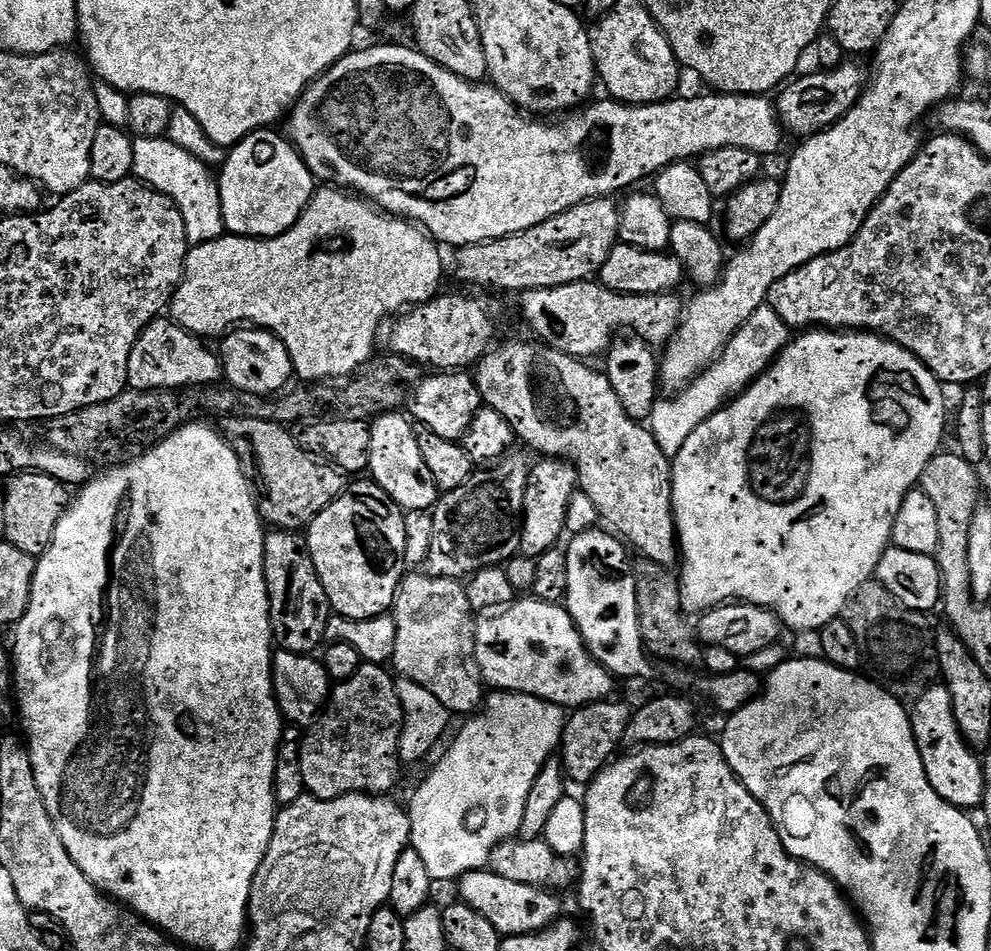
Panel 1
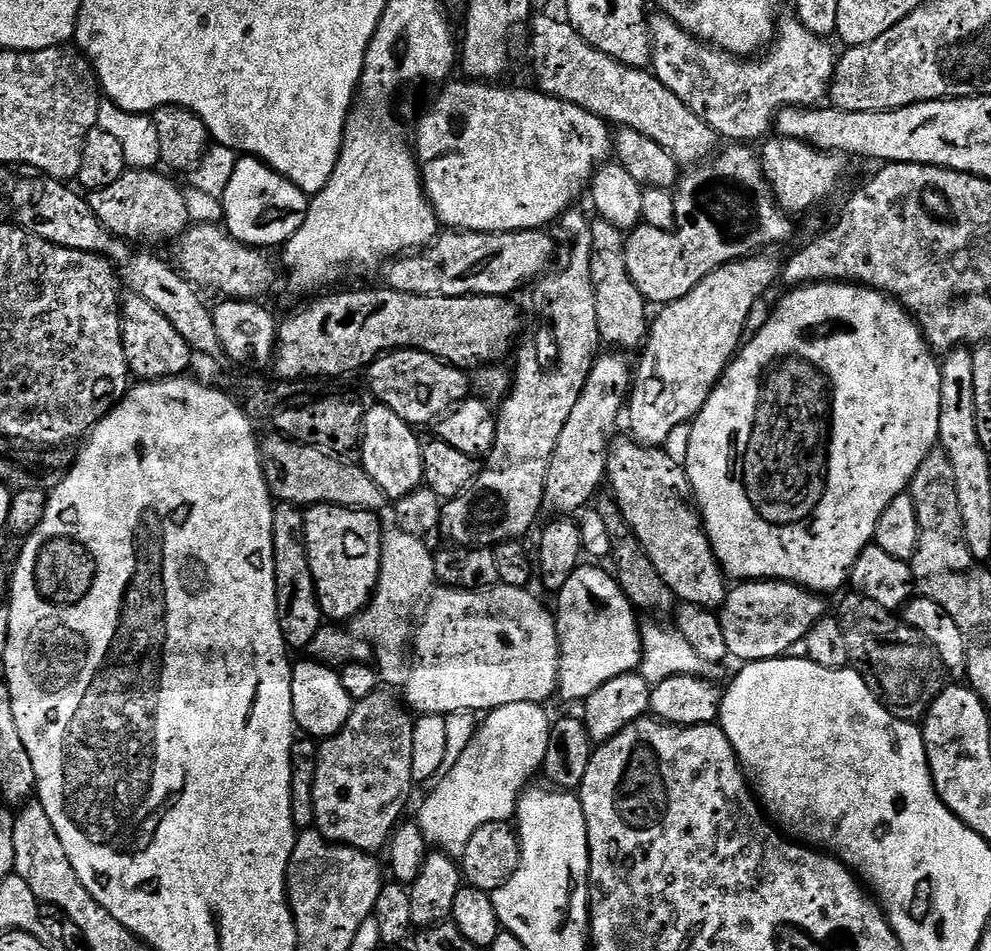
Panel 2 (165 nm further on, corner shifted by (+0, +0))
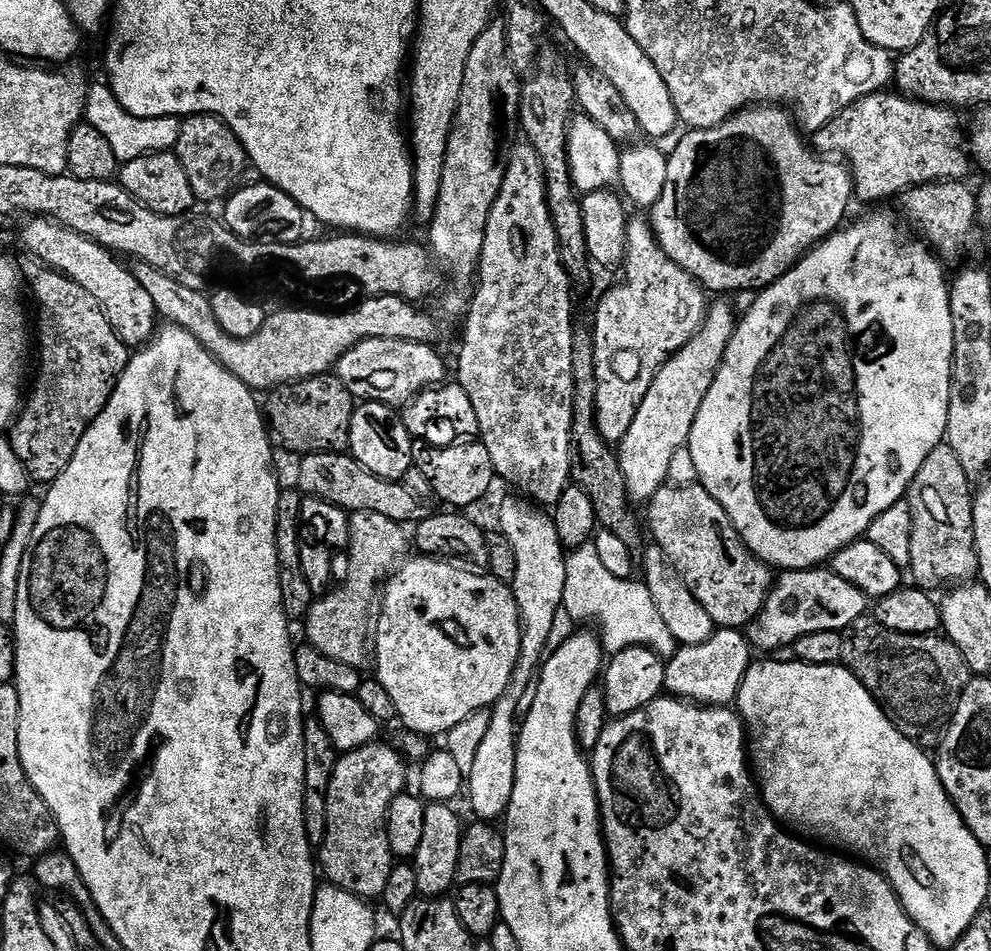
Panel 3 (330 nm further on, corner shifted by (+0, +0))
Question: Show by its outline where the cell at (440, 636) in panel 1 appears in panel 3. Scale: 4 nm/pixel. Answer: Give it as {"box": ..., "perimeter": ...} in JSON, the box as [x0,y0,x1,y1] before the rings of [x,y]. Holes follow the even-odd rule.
{"box":[302,510,410,670],"perimeter":[[[371,510],[349,515],[346,545],[348,573],[336,589],[333,587],[319,598],[313,599],[312,609],[302,621],[304,632],[308,635],[305,636],[307,643],[317,648],[326,658],[334,658],[334,662],[342,662],[351,668],[364,670],[367,669],[367,664],[369,667],[370,625],[374,620],[378,593],[382,583],[396,571],[410,552],[410,536],[404,531],[405,525],[385,518],[382,514],[374,514]]]}

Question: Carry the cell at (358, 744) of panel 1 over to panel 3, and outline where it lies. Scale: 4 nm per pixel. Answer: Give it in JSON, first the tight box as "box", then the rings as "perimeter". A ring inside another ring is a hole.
{"box":[318,743,409,902],"perimeter":[[[380,743],[355,748],[337,759],[326,790],[324,840],[318,846],[318,864],[323,875],[328,875],[327,883],[369,902],[383,897],[390,878],[394,857],[388,837],[388,811],[390,802],[405,791],[409,767],[399,747]]]}

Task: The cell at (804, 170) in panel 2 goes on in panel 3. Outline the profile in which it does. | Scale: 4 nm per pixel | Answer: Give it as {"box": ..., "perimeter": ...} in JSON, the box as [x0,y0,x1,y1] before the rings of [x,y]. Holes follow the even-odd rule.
{"box":[810,90,970,204],"perimeter":[[[881,90],[846,106],[846,110],[826,122],[822,130],[811,133],[810,144],[817,153],[831,154],[847,162],[854,181],[855,199],[864,204],[876,204],[891,196],[899,197],[908,189],[923,184],[960,182],[965,179],[970,156],[966,151],[965,129],[964,132],[960,129],[960,120],[956,116],[959,115],[943,104],[925,104],[922,100],[909,100],[892,90]]]}

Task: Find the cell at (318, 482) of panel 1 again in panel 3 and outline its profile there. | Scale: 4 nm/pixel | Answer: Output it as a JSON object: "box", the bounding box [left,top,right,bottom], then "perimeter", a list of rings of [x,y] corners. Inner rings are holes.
{"box":[299,452,426,525],"perimeter":[[[323,452],[313,456],[303,457],[300,464],[299,491],[305,497],[324,500],[344,509],[351,514],[362,510],[371,510],[374,514],[382,514],[394,522],[407,525],[408,520],[419,522],[426,515],[425,505],[404,487],[403,483],[394,480],[383,480],[370,470],[363,468],[351,454],[338,452]]]}

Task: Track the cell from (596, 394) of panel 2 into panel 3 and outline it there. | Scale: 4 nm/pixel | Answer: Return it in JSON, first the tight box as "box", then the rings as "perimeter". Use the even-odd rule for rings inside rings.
{"box":[594,219,710,446],"perimeter":[[[629,219],[626,246],[628,252],[622,265],[624,277],[620,284],[614,285],[601,298],[600,305],[596,308],[596,328],[594,327],[594,362],[598,388],[596,425],[604,441],[613,446],[619,445],[626,430],[630,430],[630,422],[634,422],[634,414],[638,414],[638,406],[642,406],[642,398],[646,398],[646,390],[650,390],[650,382],[654,382],[658,370],[668,361],[669,356],[682,350],[682,346],[686,346],[686,342],[694,338],[710,307],[710,296],[704,285],[686,274],[668,257],[647,219]]]}

